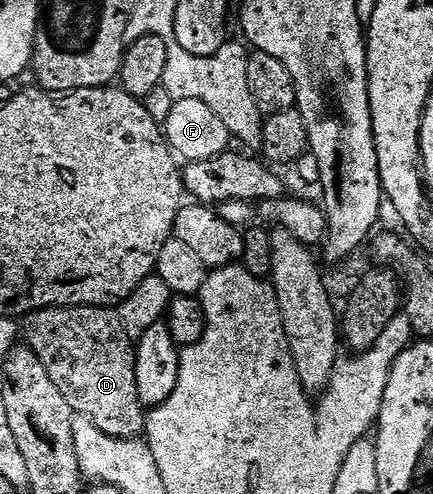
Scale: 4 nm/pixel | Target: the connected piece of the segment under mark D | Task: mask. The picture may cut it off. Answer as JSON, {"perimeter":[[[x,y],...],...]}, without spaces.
{"perimeter":[[[69,305],[37,309],[27,314],[27,321],[27,348],[38,355],[73,414],[90,419],[98,431],[111,437],[139,438],[144,433],[146,407],[138,399],[134,342],[123,330],[117,310],[102,305]]]}

